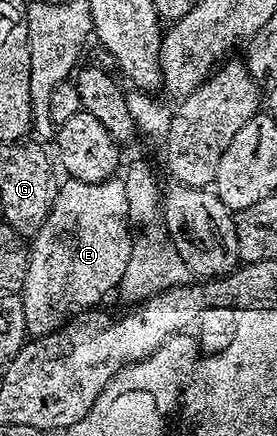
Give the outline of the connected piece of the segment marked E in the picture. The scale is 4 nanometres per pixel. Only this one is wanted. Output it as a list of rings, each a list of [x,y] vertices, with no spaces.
[[[119,177],[107,182],[68,178],[59,183],[46,224],[38,228],[28,247],[22,297],[29,335],[54,332],[76,315],[99,307],[100,298],[119,287],[132,251],[128,226],[126,188]]]

